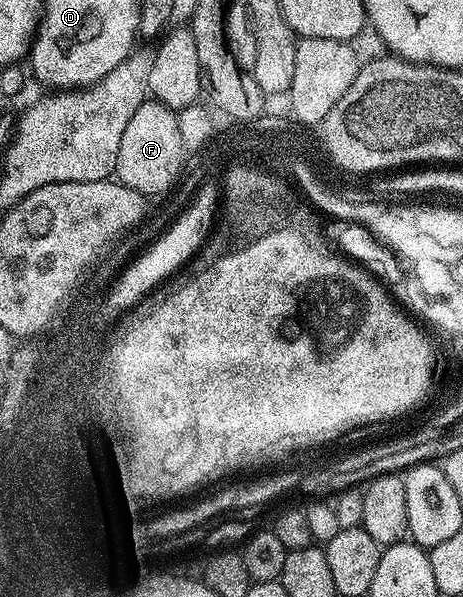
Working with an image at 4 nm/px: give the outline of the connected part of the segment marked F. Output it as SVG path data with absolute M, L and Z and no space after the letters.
M147 101L132 113L132 121L124 129L124 137L120 137L120 153L116 153L114 175L117 182L124 184L128 189L141 188L142 191L163 192L163 188L171 188L179 178L175 164L184 163L184 144L178 132L178 115L157 101Z

